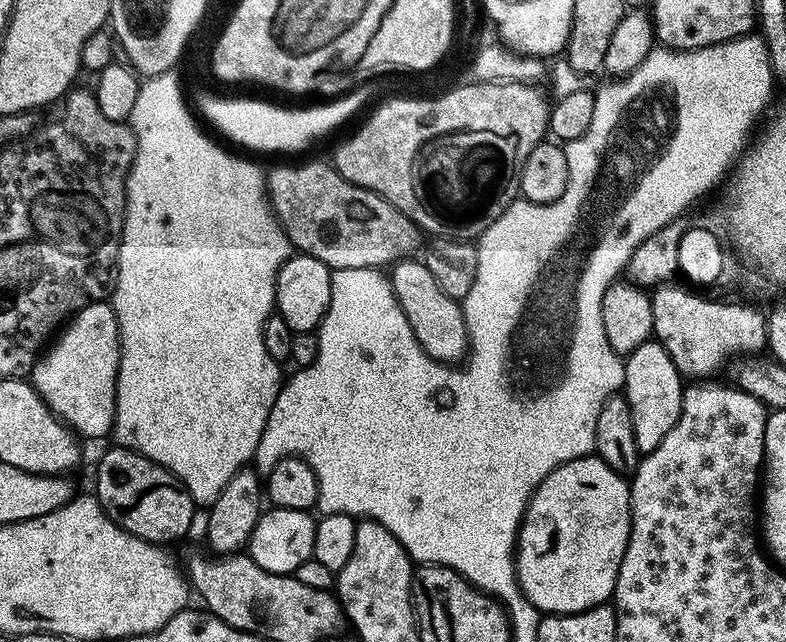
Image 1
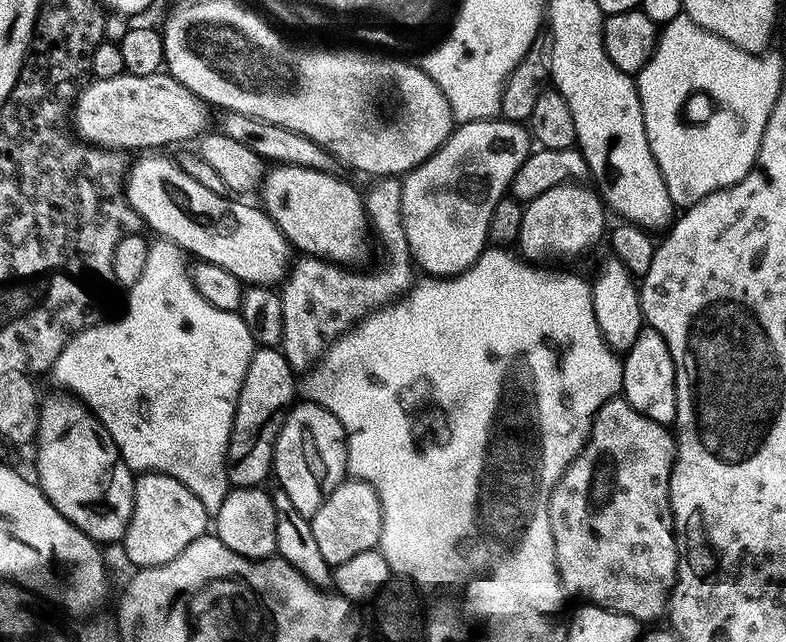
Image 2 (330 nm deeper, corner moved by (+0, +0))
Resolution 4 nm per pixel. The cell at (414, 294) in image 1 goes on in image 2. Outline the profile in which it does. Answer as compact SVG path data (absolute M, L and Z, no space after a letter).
M289 164L273 167L262 181L262 193L264 192L262 207L269 218L282 230L282 234L293 249L309 256L318 256L322 260L330 260L345 266L356 266L368 252L368 236L370 240L366 200L354 185L347 184L338 177L339 175L330 172L319 172Z

